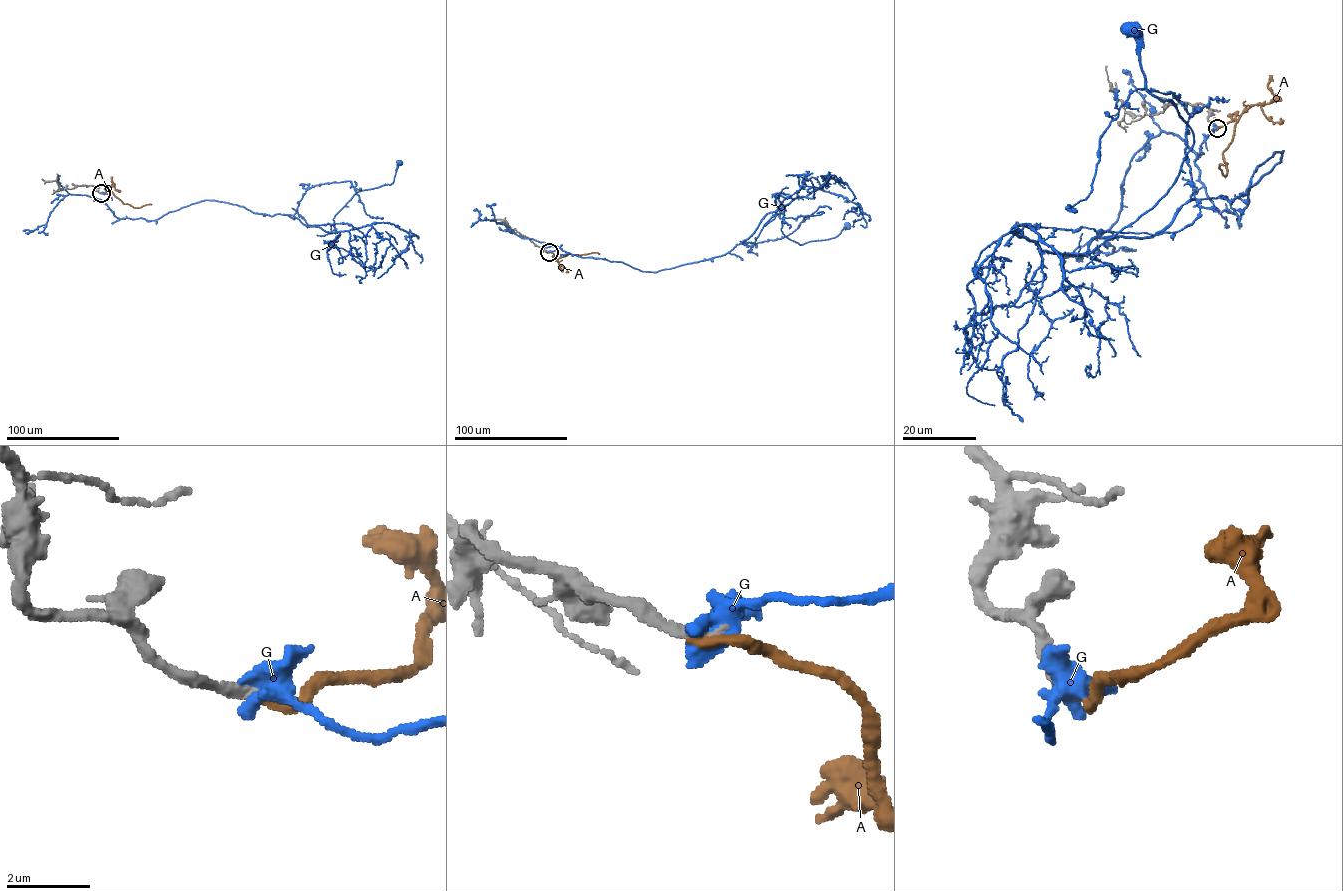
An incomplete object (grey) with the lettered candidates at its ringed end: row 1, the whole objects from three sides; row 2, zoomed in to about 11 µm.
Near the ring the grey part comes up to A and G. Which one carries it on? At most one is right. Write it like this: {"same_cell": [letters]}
{"same_cell": ["A"]}

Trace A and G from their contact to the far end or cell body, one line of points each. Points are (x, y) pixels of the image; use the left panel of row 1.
A: (101, 193), (110, 191), (124, 204), (134, 207), (151, 204)
G: (101, 193), (120, 219), (154, 220), (213, 200), (336, 232), (334, 216), (359, 191), (393, 182), (399, 163)

